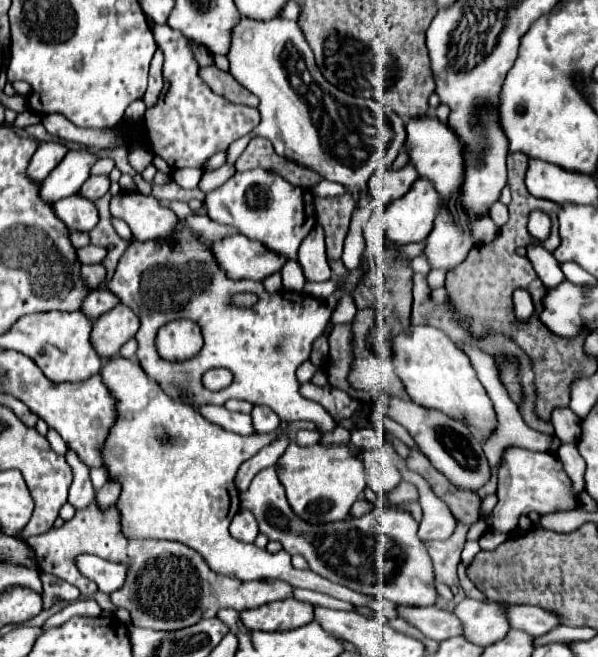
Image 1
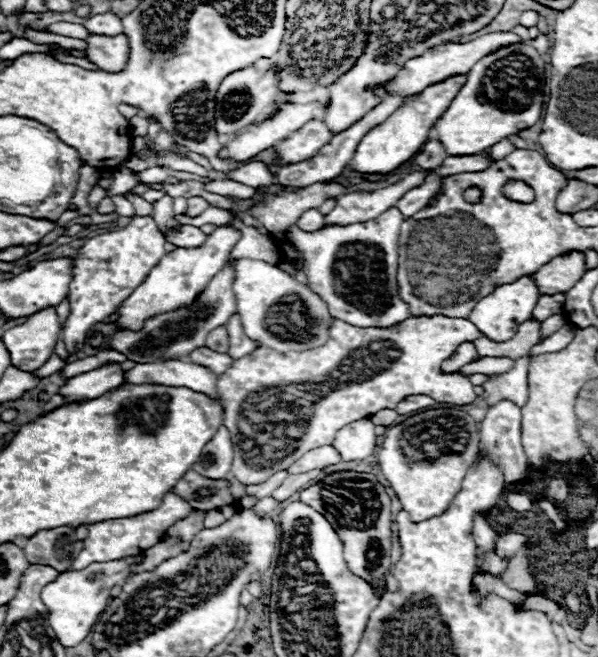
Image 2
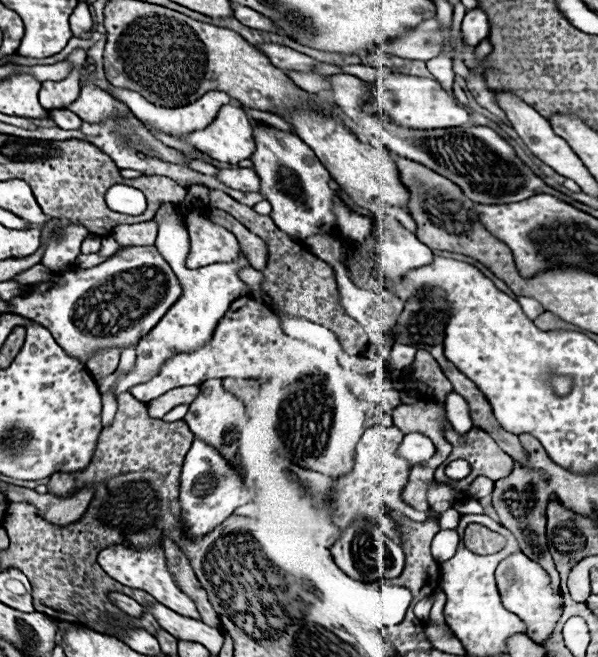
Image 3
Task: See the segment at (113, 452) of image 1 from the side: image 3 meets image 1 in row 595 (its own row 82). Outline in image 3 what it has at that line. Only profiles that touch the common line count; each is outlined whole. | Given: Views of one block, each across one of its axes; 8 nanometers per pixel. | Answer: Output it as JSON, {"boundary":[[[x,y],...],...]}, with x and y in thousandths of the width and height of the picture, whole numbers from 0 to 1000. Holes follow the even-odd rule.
{"boundary":[[[555,113],[548,116],[552,146],[569,164],[602,164],[609,152],[615,152],[615,134],[602,125],[602,119],[585,113]]]}

